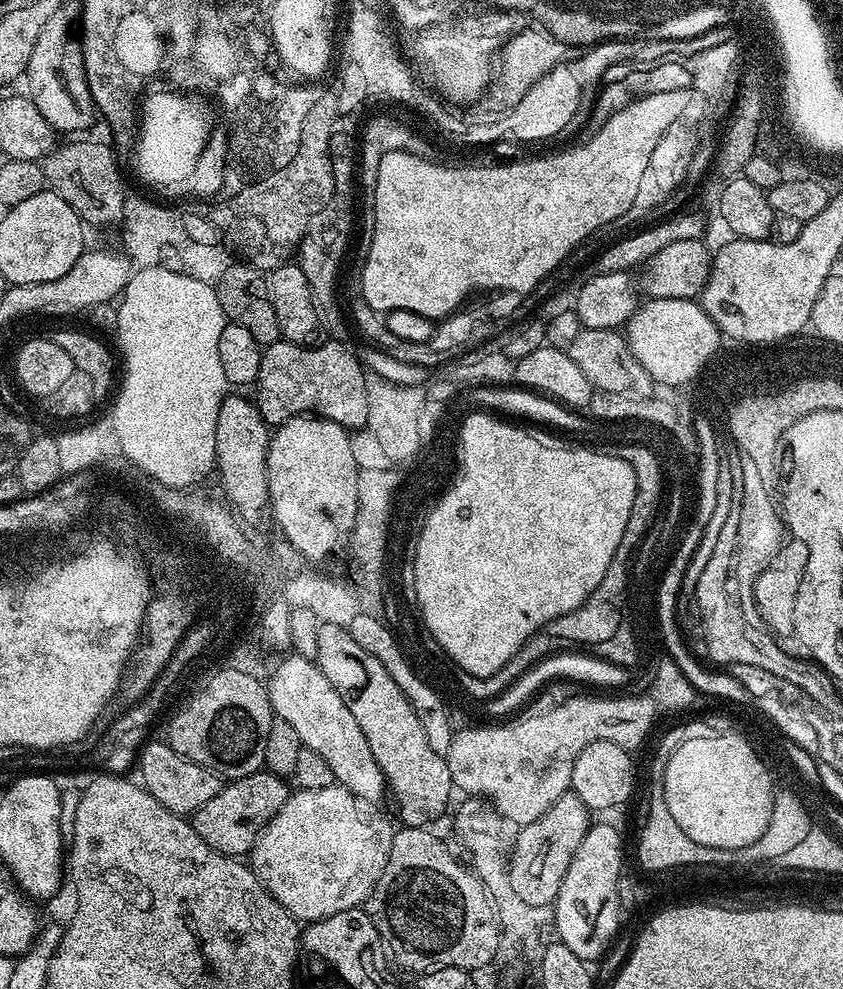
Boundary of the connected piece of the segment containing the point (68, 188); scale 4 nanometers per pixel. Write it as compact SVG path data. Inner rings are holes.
M84 138L73 139L76 140L73 144L61 143L44 157L42 167L44 169L45 185L51 191L58 193L80 215L81 221L85 225L108 224L111 220L117 220L117 222L123 221L123 202L126 195L126 188L124 188L123 178L120 177L122 165L117 160L111 143L104 142L104 144L99 144L96 140L80 139Z

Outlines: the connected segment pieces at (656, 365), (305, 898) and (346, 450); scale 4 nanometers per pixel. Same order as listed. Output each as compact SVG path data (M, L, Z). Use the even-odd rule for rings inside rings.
M645 299L628 320L626 339L634 358L655 383L677 386L687 385L687 380L696 375L699 377L709 367L708 359L722 348L720 329L695 299Z
M335 782L322 790L306 790L305 788L301 788L293 791L289 795L288 801L282 806L282 810L278 810L278 814L274 814L274 818L268 820L268 825L261 830L260 837L254 842L250 853L252 872L258 878L258 882L262 882L265 890L298 922L325 920L334 914L342 914L342 910L359 908L367 901L368 895L374 890L378 878L382 878L382 870L386 870L386 862L390 858L390 850L392 849L394 827L392 828L391 822L379 812L380 810L377 805L367 804L365 800L357 800L355 794Z
M315 414L290 418L271 433L266 471L270 512L276 515L283 538L305 556L309 565L323 565L329 548L352 519L358 465L349 429Z

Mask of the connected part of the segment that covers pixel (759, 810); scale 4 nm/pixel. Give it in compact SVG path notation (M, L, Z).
M721 734L716 738L693 738L688 742L684 742L682 746L675 750L673 757L670 758L669 764L666 766L664 780L666 805L668 805L674 821L678 822L678 826L682 826L682 830L686 830L686 834L694 843L706 847L721 848L724 851L734 851L735 848L750 846L751 843L758 841L758 838L762 837L762 834L766 831L766 826L771 816L772 799L774 797L773 775L769 772L768 768L763 765L757 749L755 747L751 748L751 746L743 740L744 738L745 737L740 734Z

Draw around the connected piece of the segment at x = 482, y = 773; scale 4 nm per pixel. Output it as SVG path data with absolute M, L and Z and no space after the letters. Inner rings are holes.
M612 694L608 696L572 696L569 698L569 700L564 700L561 702L561 704L552 704L549 706L549 708L536 708L533 710L533 712L528 712L529 710L521 711L519 714L513 715L511 719L509 719L507 722L492 722L489 723L489 728L478 728L478 726L471 726L468 729L463 729L461 732L455 733L452 737L452 741L450 742L450 750L448 751L448 755L446 757L448 761L448 769L450 770L450 778L452 779L453 785L457 789L460 788L462 791L464 791L464 794L467 794L469 797L479 797L483 798L485 801L487 801L488 804L490 804L493 808L498 811L499 815L503 817L503 819L506 821L513 820L514 823L516 823L516 826L523 826L526 824L529 824L530 822L534 822L534 818L542 818L542 814L546 814L546 810L550 810L550 806L554 806L554 802L558 802L558 798L562 798L562 794L566 794L572 786L572 775L574 774L574 762L578 762L578 754L582 754L582 750L586 750L586 746L590 746L594 742L614 742L618 746L622 746L623 748L627 748L629 750L637 750L636 748L640 748L644 744L644 739L648 736L648 731L652 728L652 723L655 722L656 719L658 719L658 713L656 709L654 708L654 703L650 700L650 698L647 696L646 698L636 698L633 694L626 694L626 696L614 696L618 694Z

